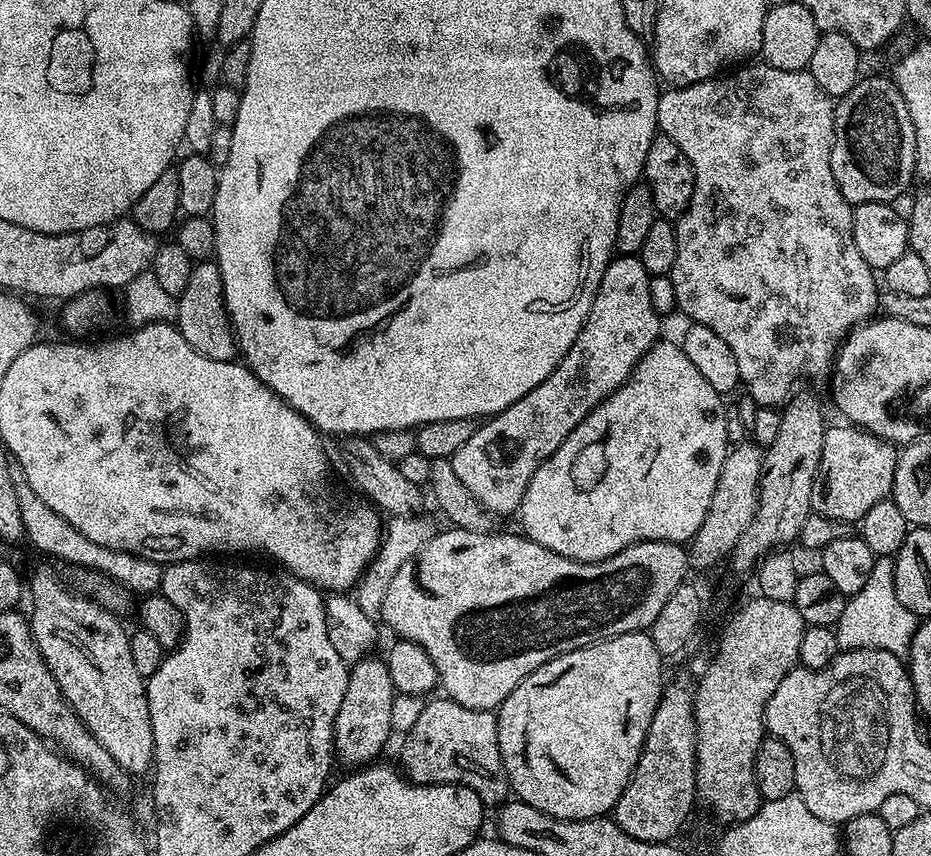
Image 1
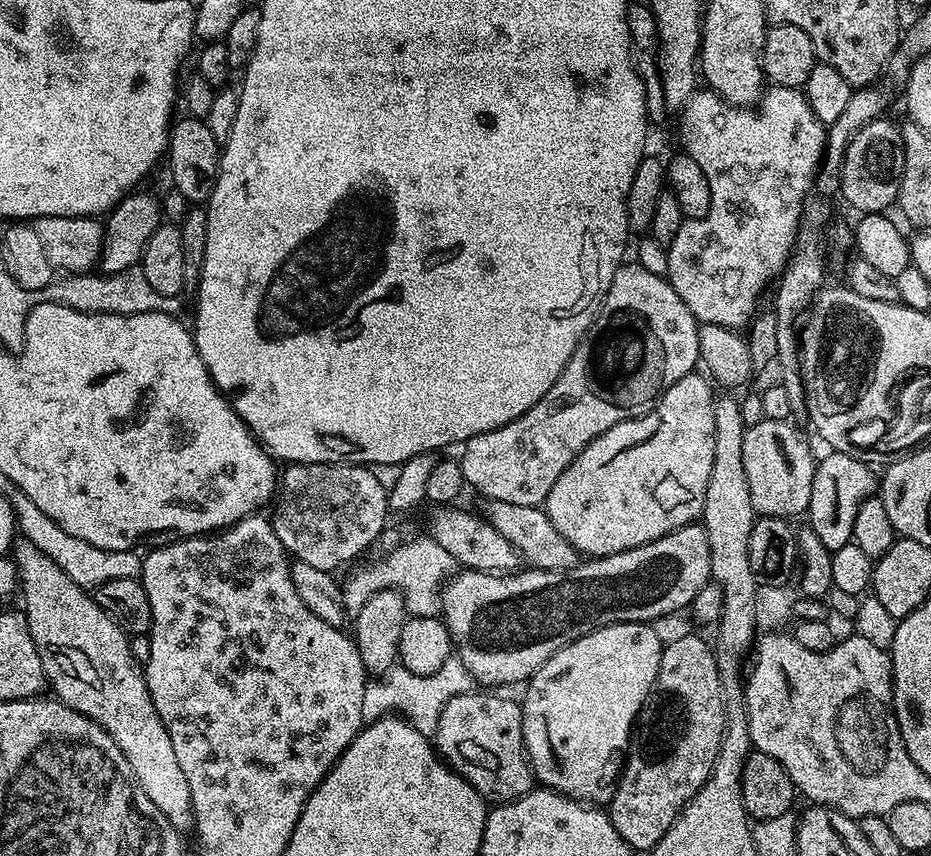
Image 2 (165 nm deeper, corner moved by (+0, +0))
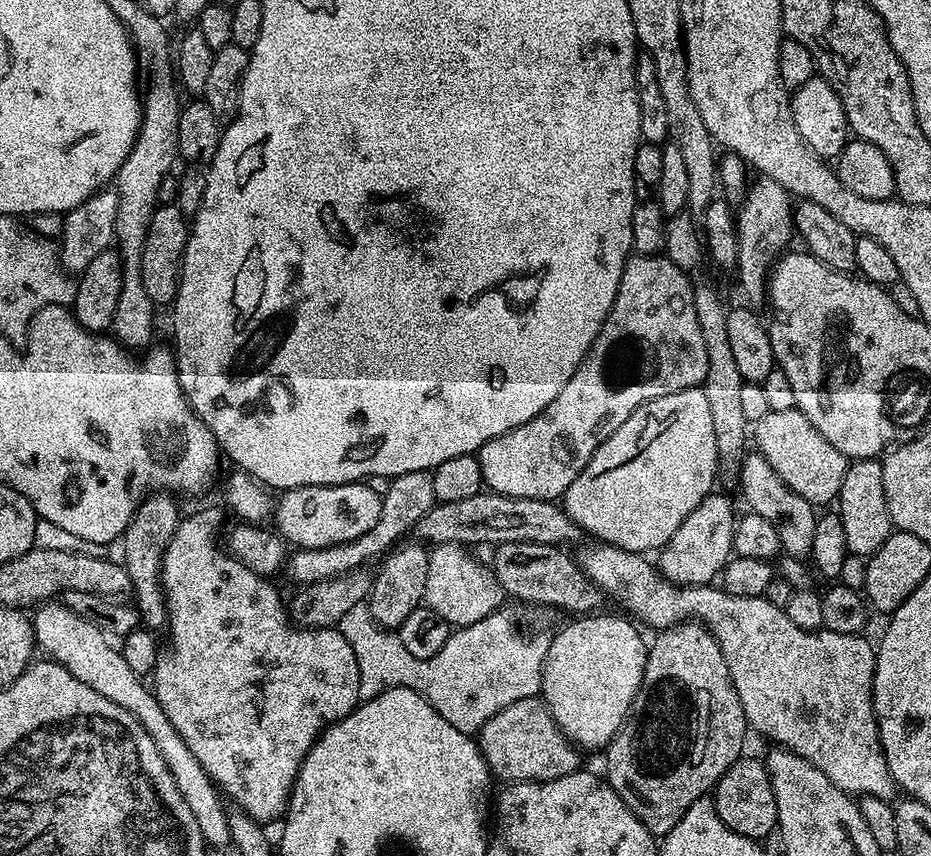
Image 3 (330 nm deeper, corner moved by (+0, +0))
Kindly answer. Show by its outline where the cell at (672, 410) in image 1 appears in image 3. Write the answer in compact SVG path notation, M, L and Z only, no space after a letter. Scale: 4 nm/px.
M703 387L678 390L674 394L659 396L638 406L638 410L634 410L634 414L630 414L630 418L626 418L626 422L622 422L622 426L618 426L618 430L614 430L614 434L610 434L610 438L606 438L606 442L602 442L598 450L594 450L582 474L578 474L578 478L574 478L574 482L570 482L570 486L564 491L562 507L564 513L580 527L581 533L588 535L589 532L592 535L589 537L595 538L599 543L613 544L615 548L621 548L627 552L652 554L652 551L655 553L667 545L669 538L678 530L678 526L682 526L682 522L686 522L688 515L713 491L712 483L716 480L716 464L718 465L718 457L714 442L714 417L710 415L710 401L706 399Z

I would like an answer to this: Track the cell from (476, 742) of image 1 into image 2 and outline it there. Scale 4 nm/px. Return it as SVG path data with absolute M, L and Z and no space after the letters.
M476 690L451 700L444 707L440 716L440 724L436 727L434 747L441 760L457 772L485 801L496 804L506 804L509 800L516 800L532 791L534 777L532 766L528 763L528 756L524 752L524 739L522 738L521 705L504 696L491 696L491 691Z

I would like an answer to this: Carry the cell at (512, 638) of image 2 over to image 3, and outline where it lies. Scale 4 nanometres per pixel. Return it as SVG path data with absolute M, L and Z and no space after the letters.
M709 494L707 498L678 526L666 547L659 553L661 574L676 584L712 584L723 573L725 564L733 559L732 543L738 512L732 509L728 496Z

